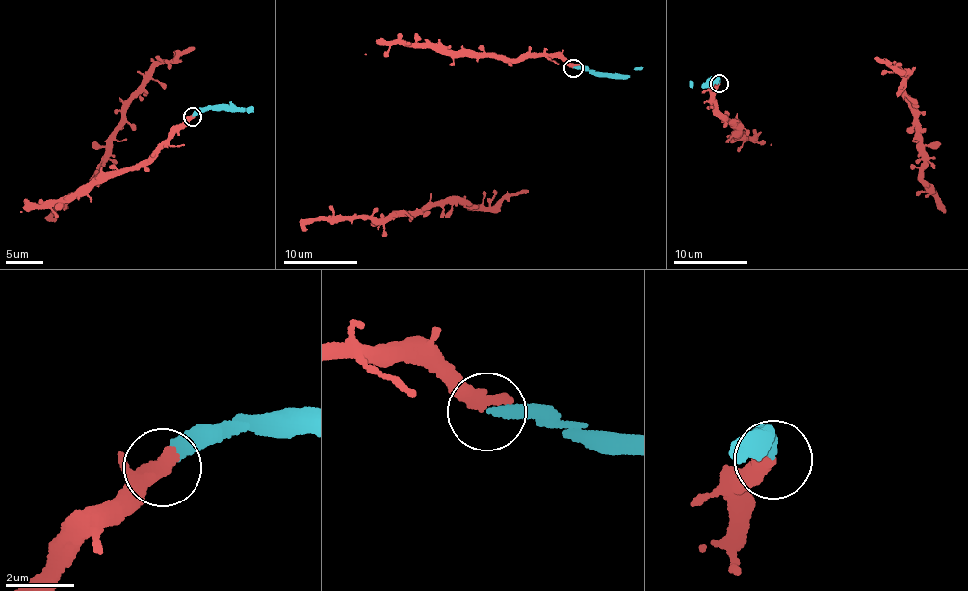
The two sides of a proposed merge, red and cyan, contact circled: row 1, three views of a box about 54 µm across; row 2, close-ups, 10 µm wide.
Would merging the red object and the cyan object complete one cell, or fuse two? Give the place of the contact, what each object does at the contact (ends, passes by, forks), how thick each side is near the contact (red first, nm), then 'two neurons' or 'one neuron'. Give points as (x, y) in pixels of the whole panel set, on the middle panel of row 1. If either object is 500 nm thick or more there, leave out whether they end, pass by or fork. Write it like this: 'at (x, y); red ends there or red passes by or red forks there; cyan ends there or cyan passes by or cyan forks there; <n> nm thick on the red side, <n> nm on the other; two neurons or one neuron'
at (573, 67); red passes by; cyan ends there; 400 nm thick on the red side, 300 nm on the other; one neuron

